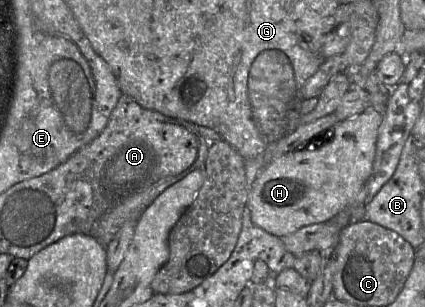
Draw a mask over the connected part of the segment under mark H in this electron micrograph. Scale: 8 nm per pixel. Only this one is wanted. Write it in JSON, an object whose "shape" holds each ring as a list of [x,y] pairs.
{"shape":[[[370,107],[323,131],[319,139],[314,138],[318,143],[310,139],[303,147],[263,168],[249,187],[247,206],[253,224],[282,238],[304,226],[325,222],[344,208],[360,203],[372,172],[382,118],[382,113]]]}

